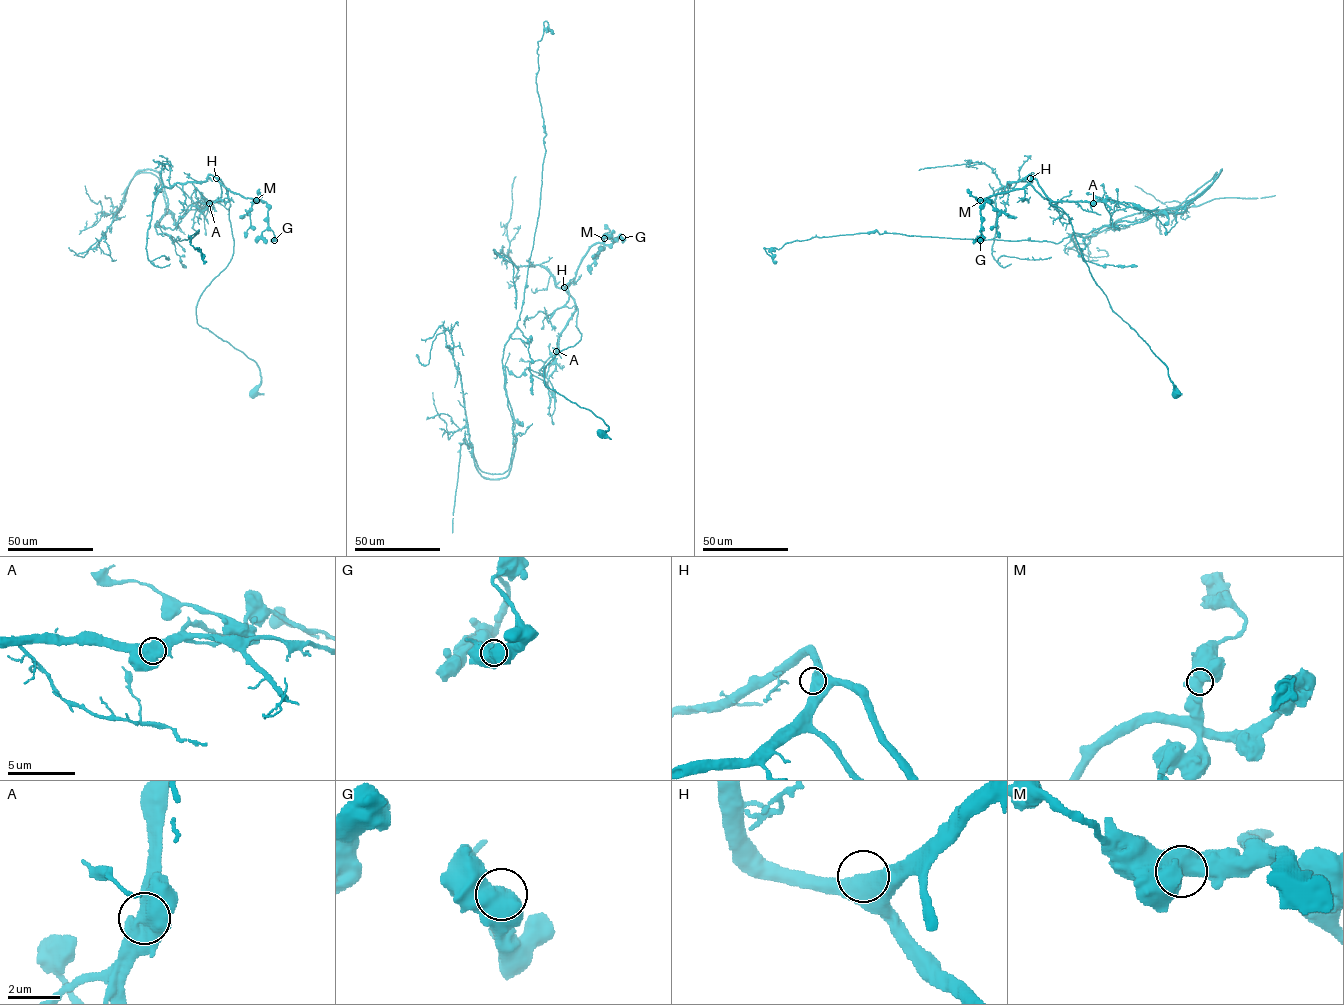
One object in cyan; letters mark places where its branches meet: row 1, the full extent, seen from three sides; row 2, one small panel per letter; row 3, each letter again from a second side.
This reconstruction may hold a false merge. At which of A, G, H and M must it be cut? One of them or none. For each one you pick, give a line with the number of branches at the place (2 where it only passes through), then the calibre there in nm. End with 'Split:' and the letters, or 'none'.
A: branches 2; calibre 800 nm
Split: A

